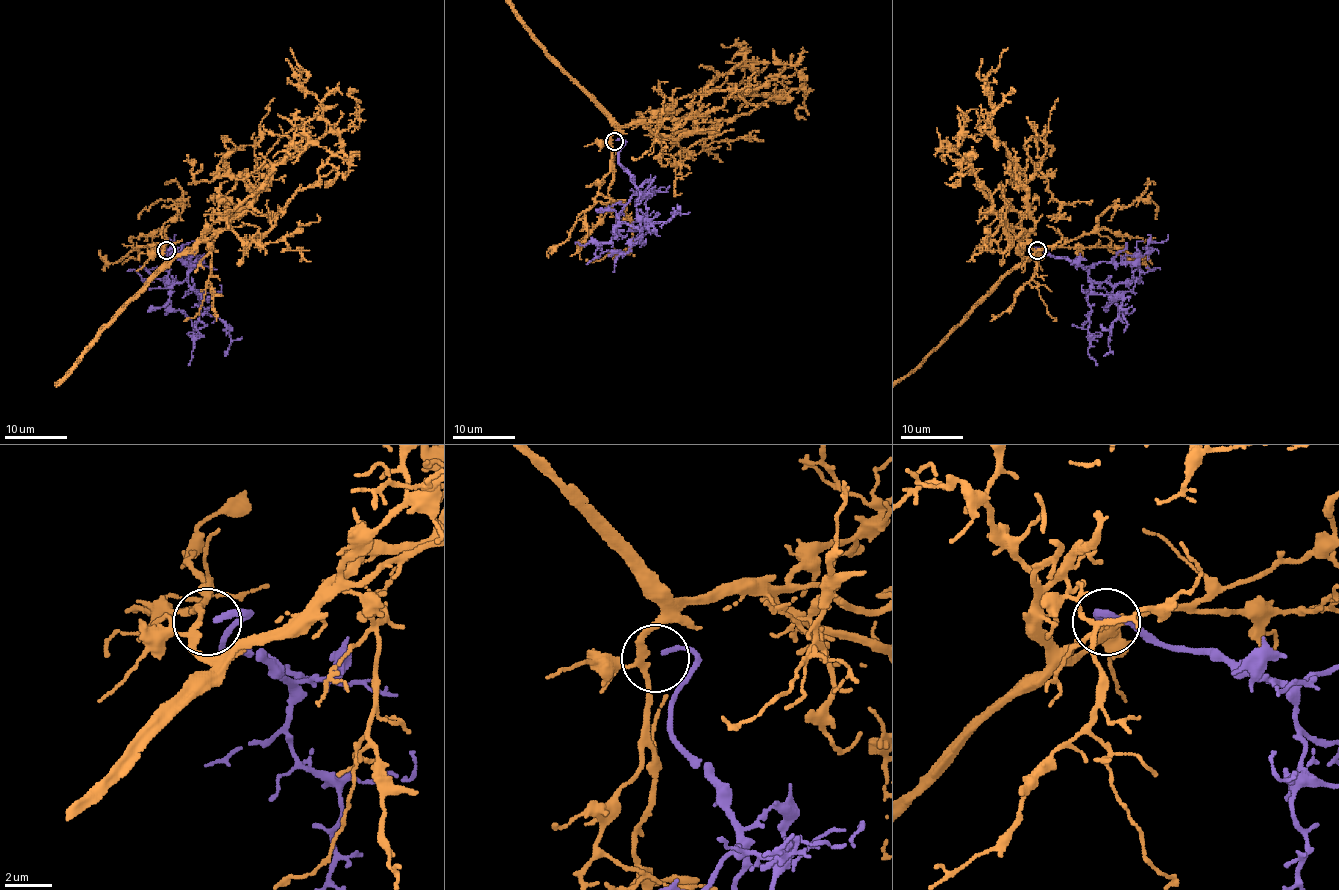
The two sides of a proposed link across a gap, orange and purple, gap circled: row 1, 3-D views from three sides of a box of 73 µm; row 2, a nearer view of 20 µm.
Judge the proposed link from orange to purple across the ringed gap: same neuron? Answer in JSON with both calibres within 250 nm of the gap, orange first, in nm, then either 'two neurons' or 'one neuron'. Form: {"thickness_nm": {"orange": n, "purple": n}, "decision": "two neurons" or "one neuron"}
{"thickness_nm": {"orange": 170, "purple": 200}, "decision": "one neuron"}

